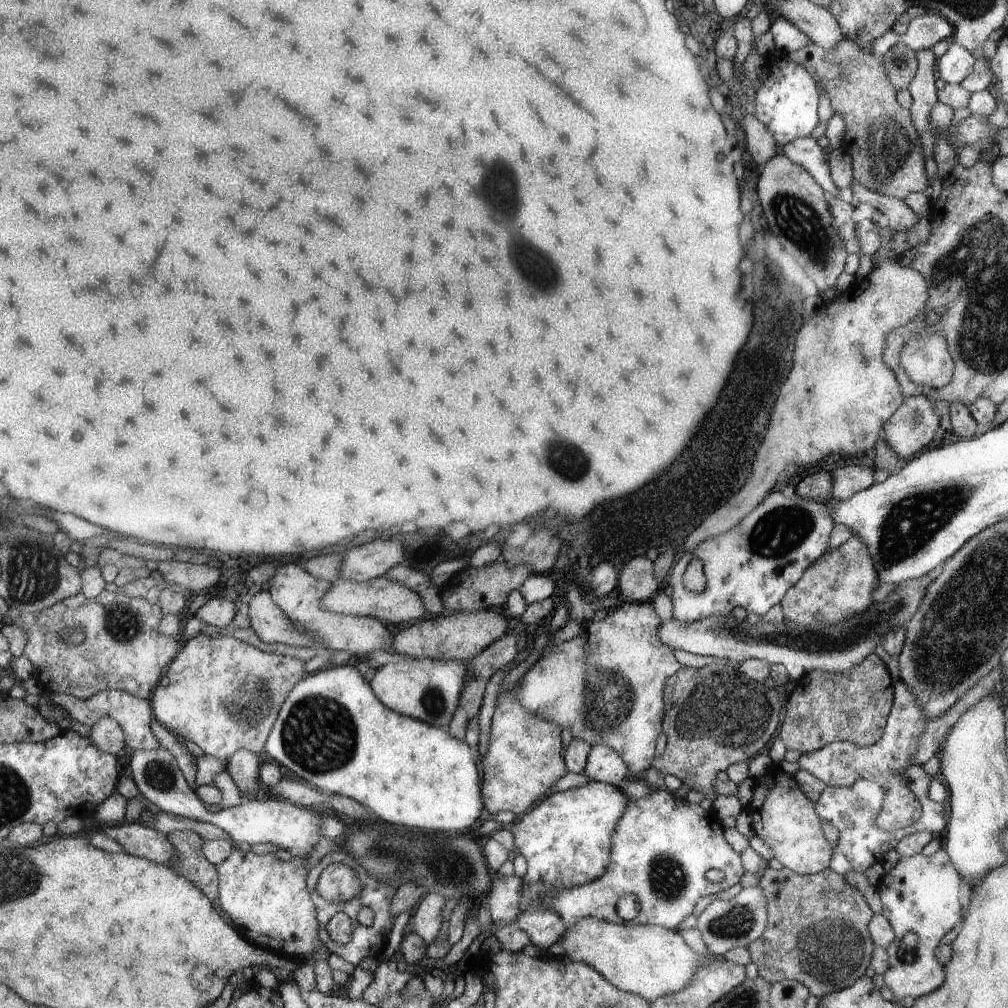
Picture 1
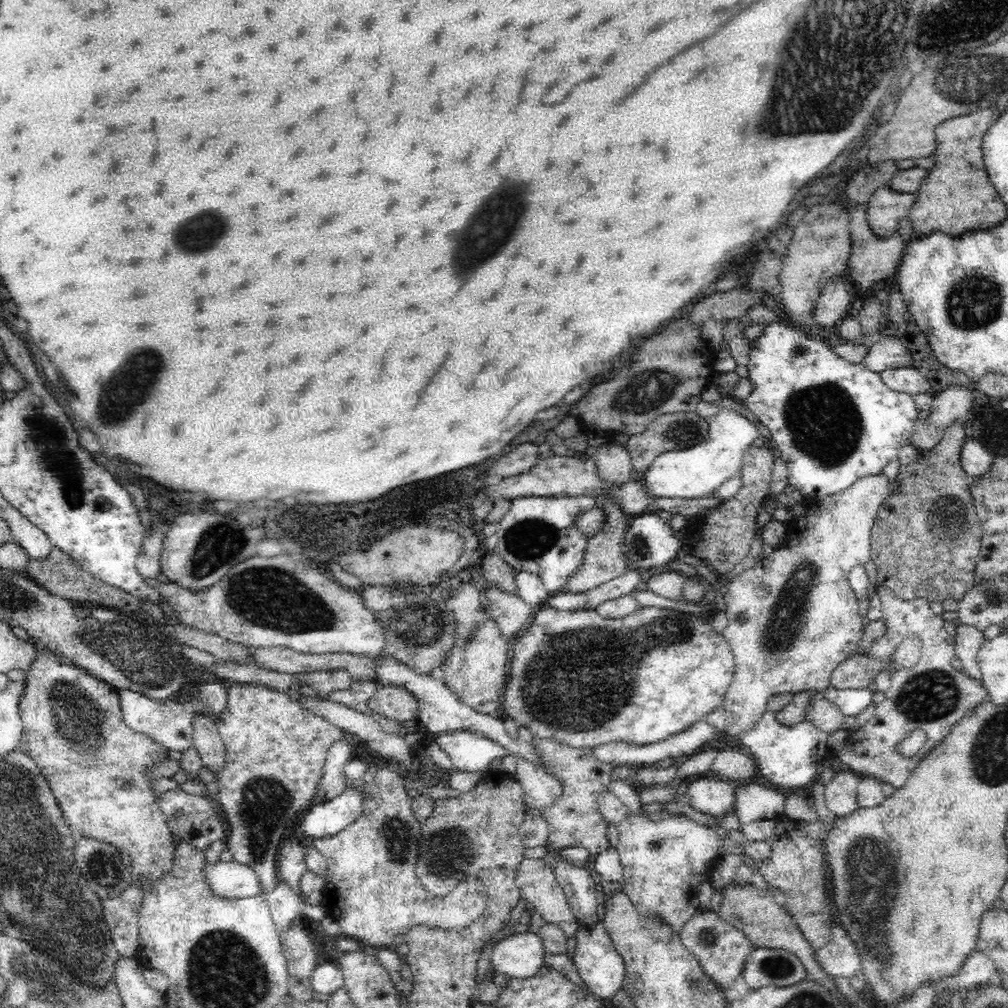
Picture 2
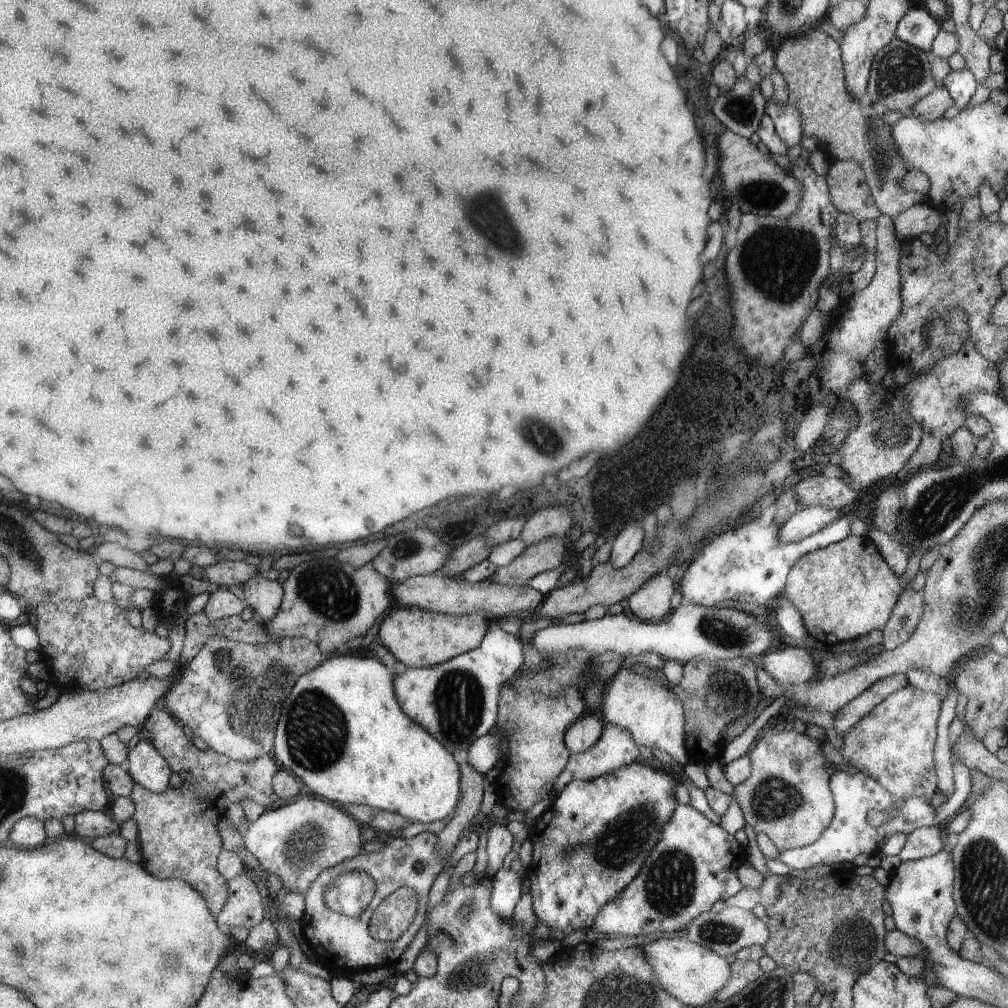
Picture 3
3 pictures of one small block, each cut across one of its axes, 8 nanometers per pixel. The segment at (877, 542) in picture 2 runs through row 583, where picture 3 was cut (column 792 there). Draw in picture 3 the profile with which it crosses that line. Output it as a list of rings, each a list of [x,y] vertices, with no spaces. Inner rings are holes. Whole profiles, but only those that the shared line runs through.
[[[831,870],[817,880],[785,876],[777,890],[775,902],[765,910],[769,928],[769,940],[763,946],[765,956],[791,976],[805,972],[815,978],[821,996],[831,996],[839,1004],[847,1002],[855,980],[885,956],[883,940],[887,932],[883,928],[885,914],[881,912],[885,886],[873,876]]]

